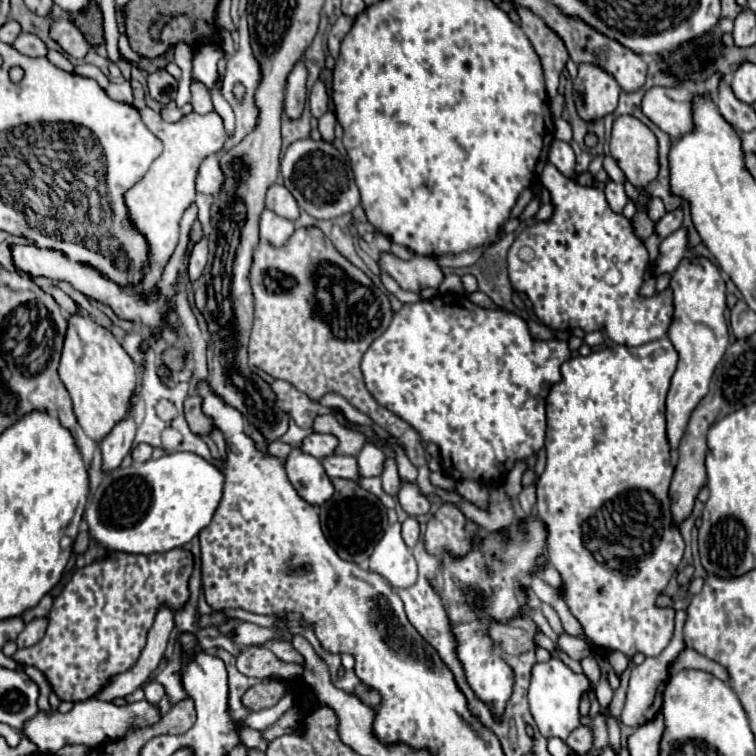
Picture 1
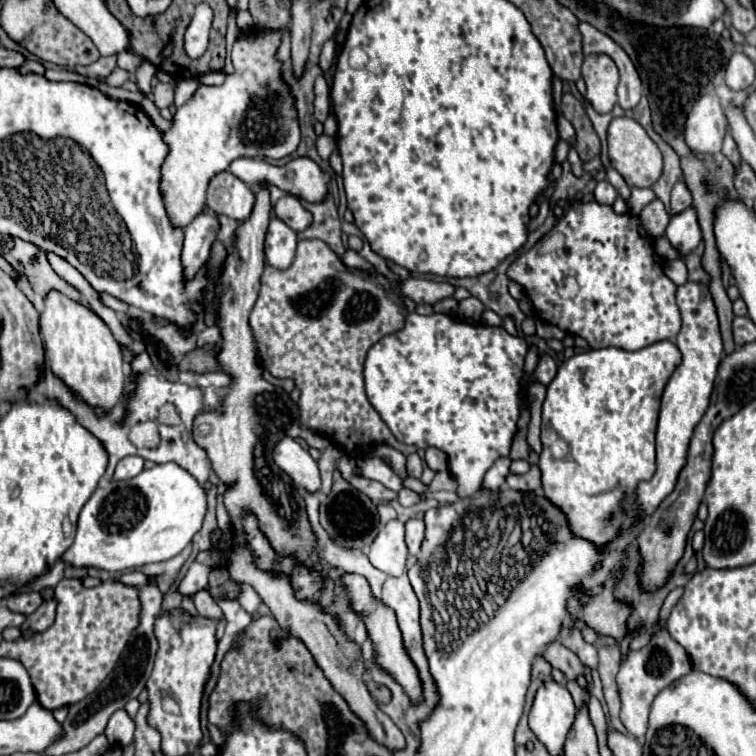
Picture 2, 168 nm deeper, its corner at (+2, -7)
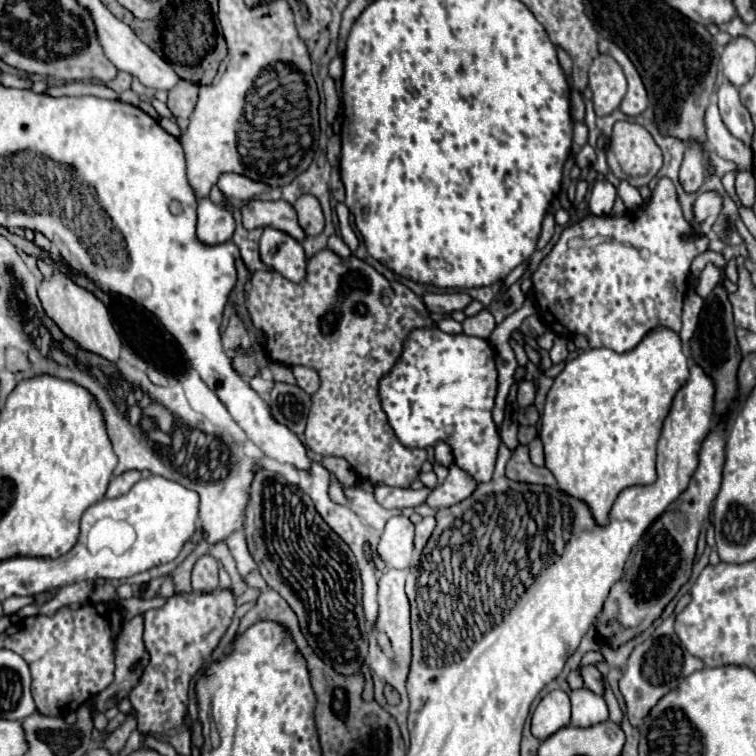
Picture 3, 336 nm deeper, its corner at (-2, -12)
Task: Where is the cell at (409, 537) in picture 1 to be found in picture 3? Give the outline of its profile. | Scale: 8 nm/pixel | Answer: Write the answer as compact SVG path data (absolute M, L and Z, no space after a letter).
M428 516L428 518L424 518L422 522L416 524L416 538L414 538L414 544L416 544L416 550L418 550L418 552L422 552L424 544L428 542L428 538L430 538L430 534L432 534L432 530L434 530L434 526L436 526L436 522L434 522L432 516Z

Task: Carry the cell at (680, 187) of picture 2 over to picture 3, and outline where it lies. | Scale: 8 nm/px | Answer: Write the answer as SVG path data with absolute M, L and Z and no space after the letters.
M690 144L686 148L686 156L680 168L680 184L684 188L686 194L694 194L700 190L700 186L704 184L704 154L696 144Z

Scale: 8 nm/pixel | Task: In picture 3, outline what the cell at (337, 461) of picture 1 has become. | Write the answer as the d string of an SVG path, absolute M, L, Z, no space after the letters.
M374 486L374 498L384 508L408 508L424 504L430 488L410 490L410 488L392 488L392 486Z

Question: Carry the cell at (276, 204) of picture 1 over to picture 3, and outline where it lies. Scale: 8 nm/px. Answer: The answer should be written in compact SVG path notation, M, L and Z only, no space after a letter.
M300 196L294 202L294 208L298 214L298 224L304 228L306 236L318 236L324 230L324 214L314 196Z

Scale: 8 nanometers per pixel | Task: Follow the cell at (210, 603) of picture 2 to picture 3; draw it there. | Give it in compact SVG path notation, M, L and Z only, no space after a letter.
M212 554L202 556L194 564L192 588L196 592L216 592L216 588L218 588L218 562Z

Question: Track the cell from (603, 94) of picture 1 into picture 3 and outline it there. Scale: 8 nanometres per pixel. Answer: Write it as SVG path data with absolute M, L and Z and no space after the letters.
M600 54L592 62L588 74L596 116L612 114L626 94L626 78L622 68L616 64L616 60L612 60L612 56Z

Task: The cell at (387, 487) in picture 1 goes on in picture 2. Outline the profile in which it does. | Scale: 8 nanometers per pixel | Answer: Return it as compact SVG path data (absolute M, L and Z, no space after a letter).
M402 489L402 491L398 493L398 499L400 499L400 503L402 503L404 507L410 507L410 505L416 505L416 503L422 501L420 493L416 493L416 491L412 491L412 489Z

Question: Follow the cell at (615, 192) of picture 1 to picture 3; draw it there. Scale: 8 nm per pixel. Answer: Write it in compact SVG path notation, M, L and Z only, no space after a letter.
M596 182L590 194L590 212L596 216L608 216L616 200L616 188L610 182Z

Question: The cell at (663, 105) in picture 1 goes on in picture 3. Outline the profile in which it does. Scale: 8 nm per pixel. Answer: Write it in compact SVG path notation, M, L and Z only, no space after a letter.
M712 102L706 110L706 134L708 134L708 146L722 158L732 160L736 166L740 166L742 170L750 168L752 164L752 152L740 142L736 140L728 128L724 126L720 112L716 108L716 102Z

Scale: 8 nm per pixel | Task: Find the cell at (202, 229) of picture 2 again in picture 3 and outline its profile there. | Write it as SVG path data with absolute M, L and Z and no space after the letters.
M204 198L198 202L198 224L196 224L196 236L202 244L216 246L222 242L228 242L234 234L234 218L232 214L210 202L210 198Z

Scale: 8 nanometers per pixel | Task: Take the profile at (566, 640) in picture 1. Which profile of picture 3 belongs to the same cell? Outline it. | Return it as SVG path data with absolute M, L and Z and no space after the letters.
M588 688L570 692L570 700L572 700L572 726L590 728L592 724L608 720L608 708L604 698L596 696Z

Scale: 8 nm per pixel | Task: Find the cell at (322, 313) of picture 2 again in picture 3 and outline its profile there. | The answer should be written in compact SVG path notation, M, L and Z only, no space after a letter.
M320 250L318 254L314 254L310 260L308 260L308 266L306 266L306 278L302 282L290 282L286 278L282 278L278 272L274 270L264 270L264 272L254 272L252 274L252 292L250 292L250 306L248 306L248 312L250 312L250 318L252 318L252 324L256 328L260 328L264 334L266 334L266 354L270 360L274 362L280 362L288 368L296 368L296 366L306 366L306 368L312 368L318 372L320 376L320 388L318 392L314 392L310 396L312 400L312 408L310 408L310 414L308 414L308 426L306 426L306 444L308 448L312 448L314 452L318 452L320 456L342 456L348 460L348 464L354 468L354 472L368 484L372 486L378 486L378 484L386 484L386 486L400 486L400 488L406 488L412 480L416 480L416 474L420 472L420 466L424 464L426 460L426 450L420 450L420 448L404 448L400 446L398 438L394 436L388 420L386 420L386 414L380 406L380 398L378 398L378 380L394 366L394 362L398 360L400 352L402 352L402 342L404 338L408 336L410 330L414 328L422 328L426 326L426 318L416 310L414 302L410 300L410 296L414 296L404 284L400 282L388 282L380 272L376 272L370 264L366 264L364 260L358 260L356 256L350 256L348 262L342 260L340 256L336 256L332 250Z

